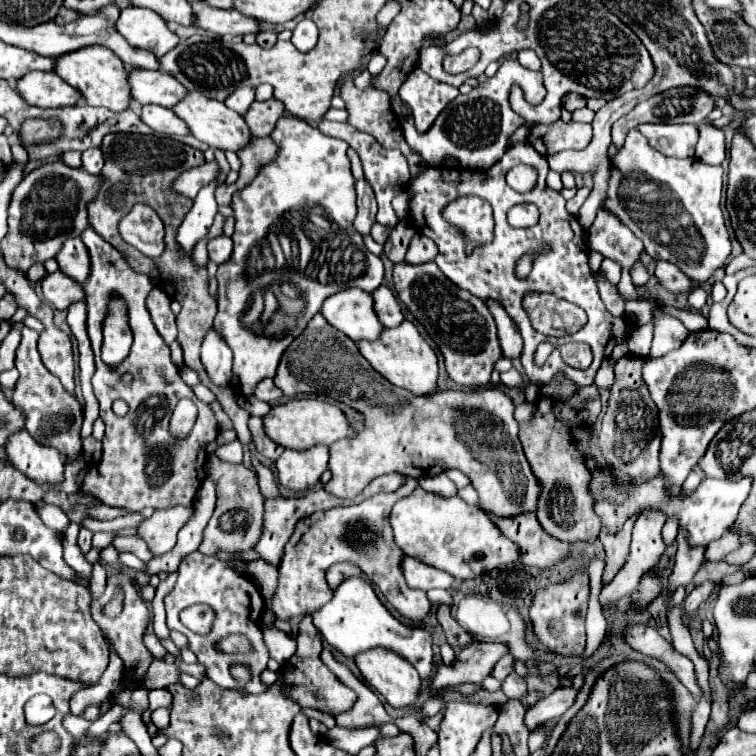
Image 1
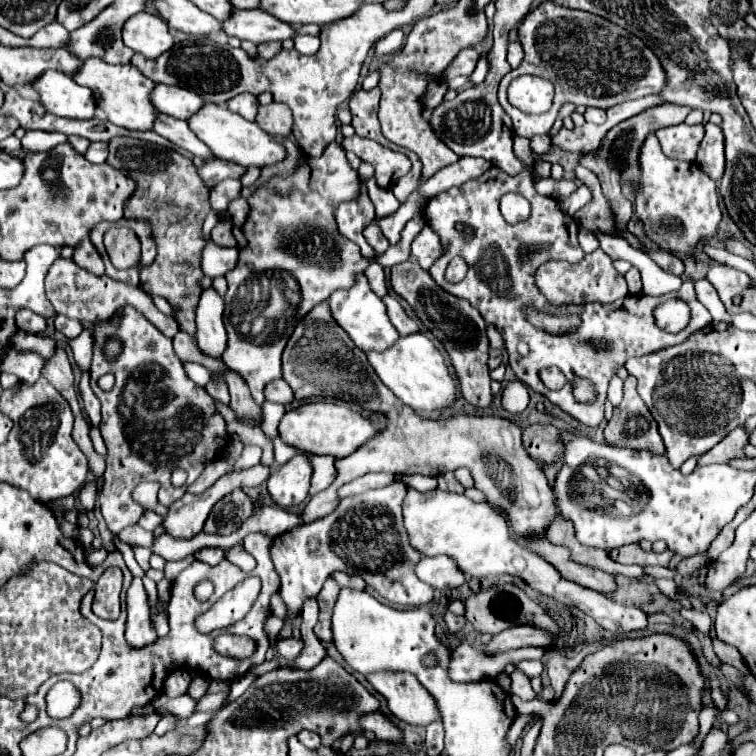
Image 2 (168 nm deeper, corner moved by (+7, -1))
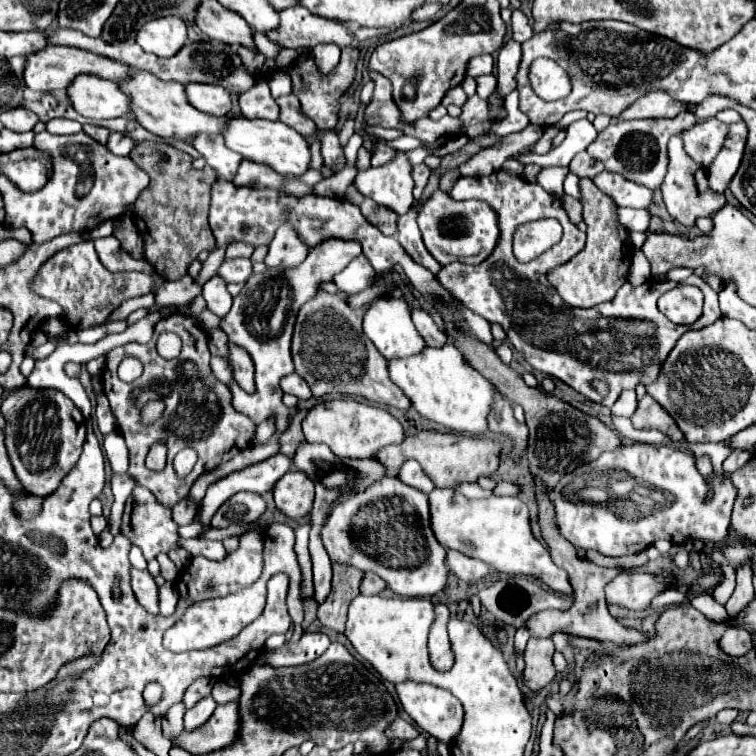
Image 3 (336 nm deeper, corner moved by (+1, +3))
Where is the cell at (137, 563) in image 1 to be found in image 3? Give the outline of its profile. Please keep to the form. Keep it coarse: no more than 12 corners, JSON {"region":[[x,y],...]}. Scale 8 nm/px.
{"region":[[183,548],[168,556],[179,570],[185,569],[191,555]]}

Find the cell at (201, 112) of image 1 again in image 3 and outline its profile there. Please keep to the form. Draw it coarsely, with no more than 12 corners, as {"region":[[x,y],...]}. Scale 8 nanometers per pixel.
{"region":[[233,118],[227,148],[279,174],[303,176],[311,152],[283,122]]}

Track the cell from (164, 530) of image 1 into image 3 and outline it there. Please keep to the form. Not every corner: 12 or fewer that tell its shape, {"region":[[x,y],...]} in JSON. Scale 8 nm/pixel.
{"region":[[275,454],[231,472],[207,488],[199,520],[209,524],[233,494],[265,494],[291,470]]}

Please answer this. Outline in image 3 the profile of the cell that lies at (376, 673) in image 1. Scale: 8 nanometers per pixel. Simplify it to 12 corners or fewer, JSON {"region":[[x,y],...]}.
{"region":[[401,682],[403,710],[445,744],[463,726],[463,704],[431,684]]}

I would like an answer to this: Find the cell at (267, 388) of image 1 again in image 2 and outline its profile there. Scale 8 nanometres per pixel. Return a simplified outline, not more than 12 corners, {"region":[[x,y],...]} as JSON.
{"region":[[285,380],[265,386],[265,400],[277,404],[293,402],[293,390]]}

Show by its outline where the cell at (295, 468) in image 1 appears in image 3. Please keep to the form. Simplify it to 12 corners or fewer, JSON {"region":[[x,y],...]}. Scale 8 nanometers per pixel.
{"region":[[291,470],[273,488],[277,508],[291,520],[313,508],[311,480]]}

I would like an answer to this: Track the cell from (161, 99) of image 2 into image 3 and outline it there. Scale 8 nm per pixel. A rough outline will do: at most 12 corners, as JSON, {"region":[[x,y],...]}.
{"region":[[187,84],[189,102],[201,112],[225,116],[231,94],[219,84]]}

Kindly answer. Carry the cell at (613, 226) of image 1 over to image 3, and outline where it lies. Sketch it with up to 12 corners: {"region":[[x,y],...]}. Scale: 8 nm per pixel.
{"region":[[697,118],[617,120],[587,148],[605,170],[657,190],[667,140]]}

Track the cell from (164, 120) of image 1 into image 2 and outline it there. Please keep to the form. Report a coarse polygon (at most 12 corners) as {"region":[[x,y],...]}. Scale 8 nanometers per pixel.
{"region":[[157,116],[153,130],[175,146],[213,158],[209,148],[189,130],[185,120]]}

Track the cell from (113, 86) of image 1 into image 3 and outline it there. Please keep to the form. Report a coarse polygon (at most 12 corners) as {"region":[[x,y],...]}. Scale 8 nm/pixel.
{"region":[[143,70],[119,86],[159,138],[223,134],[233,116],[199,112],[183,84]]}

